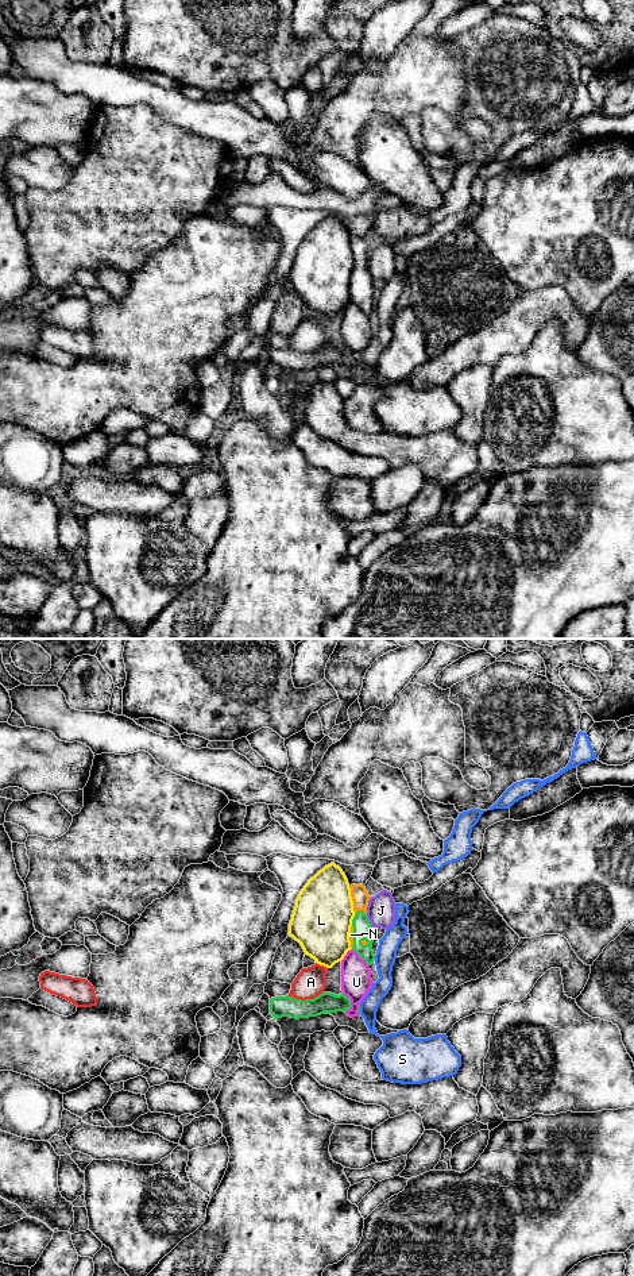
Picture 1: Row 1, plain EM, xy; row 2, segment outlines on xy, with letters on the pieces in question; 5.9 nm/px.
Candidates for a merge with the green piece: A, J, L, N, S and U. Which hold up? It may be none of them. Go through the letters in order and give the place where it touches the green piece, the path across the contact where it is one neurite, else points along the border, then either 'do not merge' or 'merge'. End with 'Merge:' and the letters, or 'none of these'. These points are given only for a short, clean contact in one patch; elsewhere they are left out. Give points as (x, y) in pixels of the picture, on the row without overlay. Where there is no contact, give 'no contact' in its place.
A: meets green in xy at (306, 351); do not merge
J: meets green in xy at (368, 273); do not merge
L: meets green in xy at (352, 272); do not merge
N: meets green in xy at (360, 262); runs through xy (363, 281), (360, 277), (360, 262), (359, 246); merge
S: meets green in xy at (374, 309); do not merge
U: meets green in xy at (350, 354); do not merge
Merge: N

